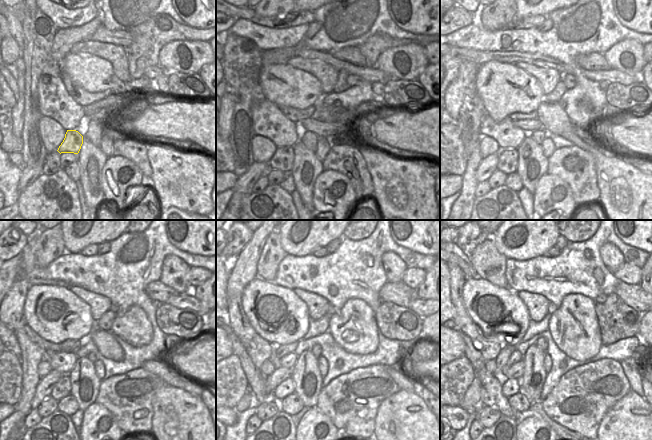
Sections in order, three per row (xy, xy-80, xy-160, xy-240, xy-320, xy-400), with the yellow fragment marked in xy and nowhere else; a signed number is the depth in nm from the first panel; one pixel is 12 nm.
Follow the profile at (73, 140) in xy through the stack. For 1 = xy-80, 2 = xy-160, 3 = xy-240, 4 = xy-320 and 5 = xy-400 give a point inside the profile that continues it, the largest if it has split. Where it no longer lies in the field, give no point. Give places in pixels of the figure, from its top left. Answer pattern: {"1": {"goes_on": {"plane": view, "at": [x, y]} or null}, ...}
{"1": {"goes_on": {"plane": "xy-80", "at": [282, 160]}}, "2": {"goes_on": {"plane": "xy-160", "at": [508, 159]}}, "3": {"goes_on": {"plane": "xy-240", "at": [62, 388]}}, "4": {"goes_on": {"plane": "xy-320", "at": [287, 387]}}, "5": {"goes_on": {"plane": "xy-400", "at": [511, 386]}}}

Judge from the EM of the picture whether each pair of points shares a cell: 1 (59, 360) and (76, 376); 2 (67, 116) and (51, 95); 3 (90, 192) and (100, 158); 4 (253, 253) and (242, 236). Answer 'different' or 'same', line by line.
1: different
2: same
3: same
4: different

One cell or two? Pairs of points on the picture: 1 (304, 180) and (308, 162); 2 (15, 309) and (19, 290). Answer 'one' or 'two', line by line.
1: one
2: one

